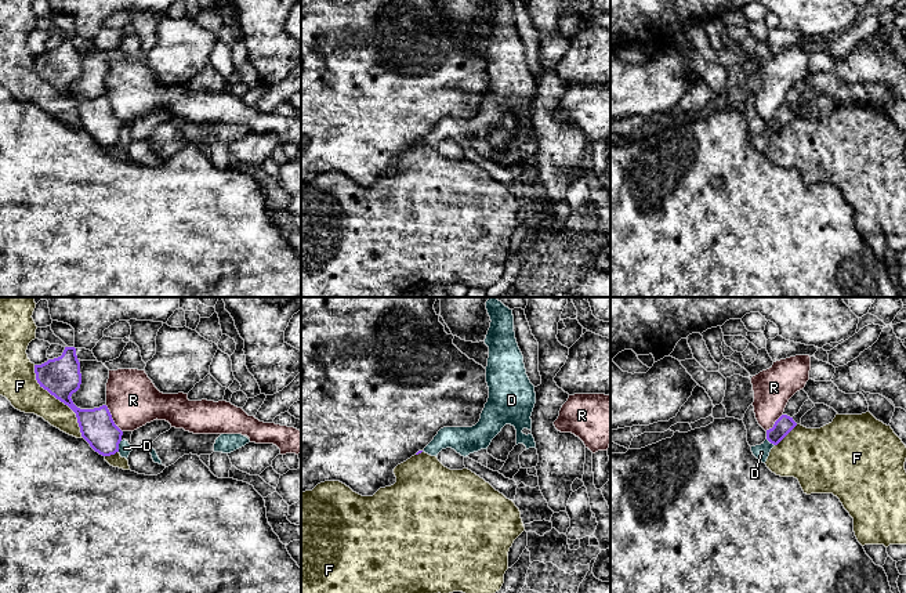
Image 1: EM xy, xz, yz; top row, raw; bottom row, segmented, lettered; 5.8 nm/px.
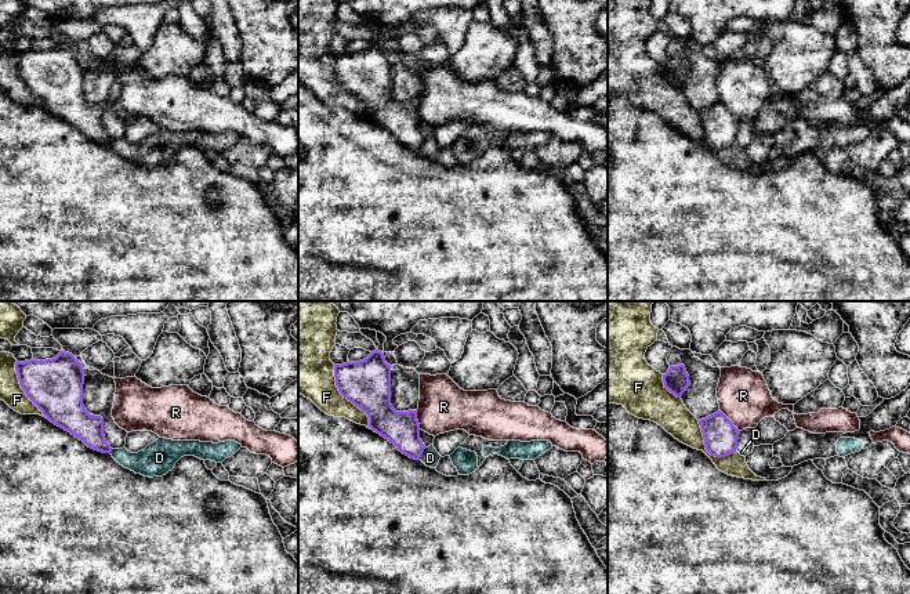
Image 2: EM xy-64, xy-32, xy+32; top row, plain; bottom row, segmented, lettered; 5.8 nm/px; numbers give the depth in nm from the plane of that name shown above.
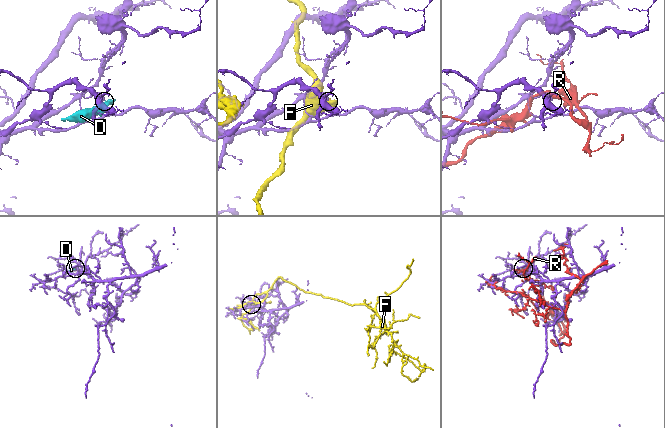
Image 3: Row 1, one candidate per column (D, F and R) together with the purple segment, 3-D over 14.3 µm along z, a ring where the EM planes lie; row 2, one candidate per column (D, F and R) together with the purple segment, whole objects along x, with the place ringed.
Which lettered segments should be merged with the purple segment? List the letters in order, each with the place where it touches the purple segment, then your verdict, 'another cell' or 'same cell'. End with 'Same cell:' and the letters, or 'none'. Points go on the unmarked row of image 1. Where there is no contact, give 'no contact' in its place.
D: meets purple in xy at (118, 136); another cell
F: meets purple in xy at (60, 90); another cell
R: meets purple in xy at (112, 109); another cell
Same cell: none

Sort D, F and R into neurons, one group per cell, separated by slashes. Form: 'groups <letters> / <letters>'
groups D / F / R

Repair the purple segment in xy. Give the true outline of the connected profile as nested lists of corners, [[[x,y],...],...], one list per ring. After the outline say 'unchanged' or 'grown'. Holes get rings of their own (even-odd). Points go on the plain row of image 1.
[[[65,37],[61,47],[35,55],[35,64],[40,77],[76,104],[81,127],[95,142],[102,147],[119,142],[123,122],[115,115],[108,97],[80,100],[70,88],[81,75],[80,53],[75,37]]] | unchanged

